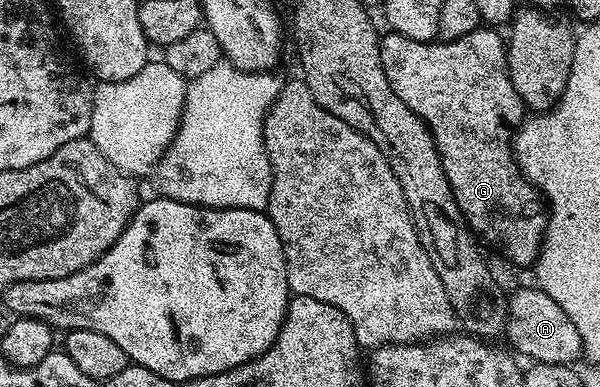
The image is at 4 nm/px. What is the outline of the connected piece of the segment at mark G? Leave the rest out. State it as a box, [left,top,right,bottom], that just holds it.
[379,29,548,269]

